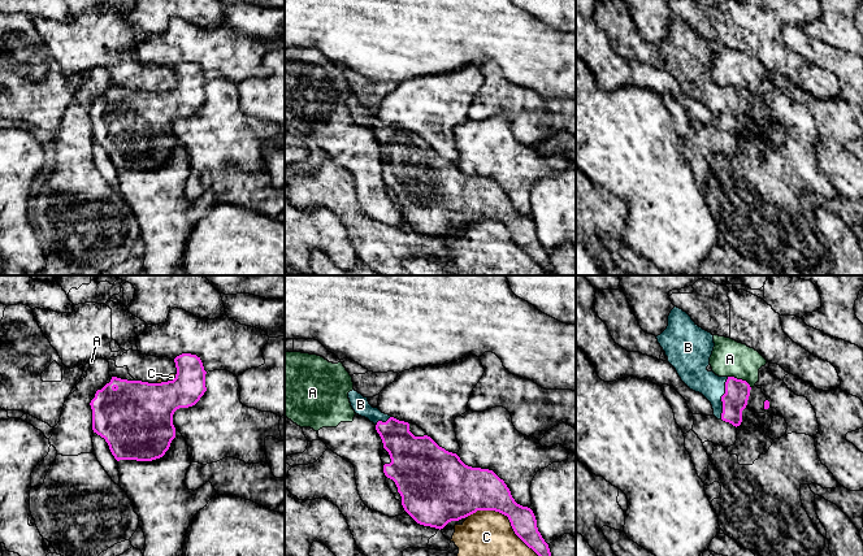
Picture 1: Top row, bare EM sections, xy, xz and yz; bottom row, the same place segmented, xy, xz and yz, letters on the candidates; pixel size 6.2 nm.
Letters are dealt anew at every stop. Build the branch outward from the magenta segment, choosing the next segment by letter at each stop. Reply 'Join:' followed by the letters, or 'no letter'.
Join: B

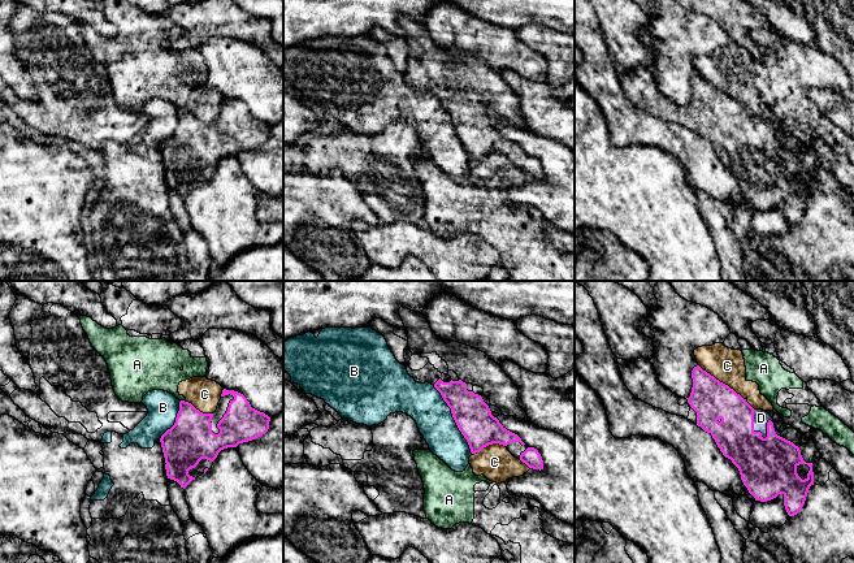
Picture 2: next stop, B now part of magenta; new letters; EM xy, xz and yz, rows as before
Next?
Join: D

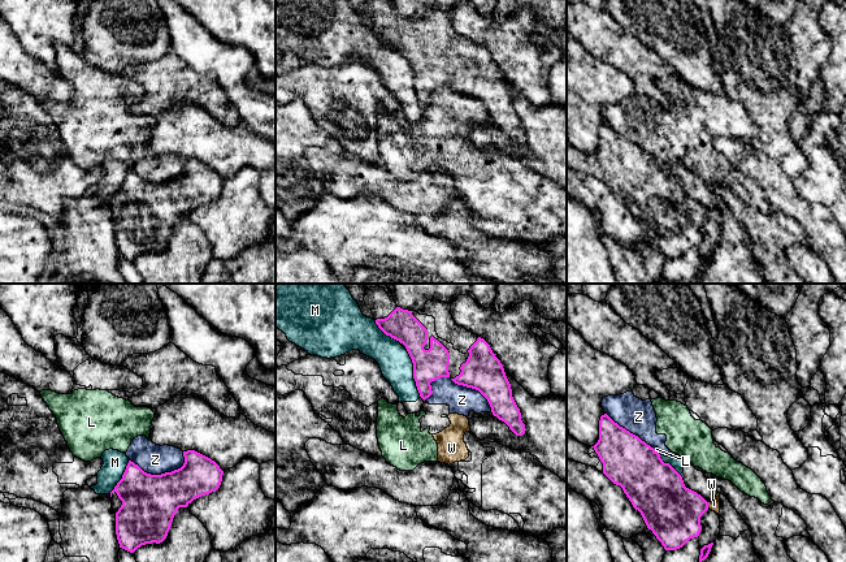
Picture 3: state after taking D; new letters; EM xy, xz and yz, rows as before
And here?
Join: no letter

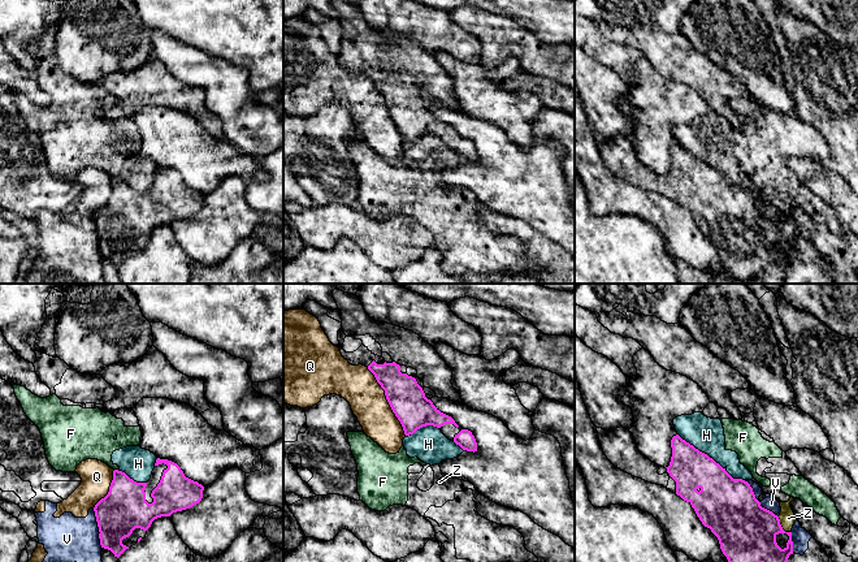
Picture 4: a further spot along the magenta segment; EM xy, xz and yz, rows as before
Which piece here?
Join: no letter

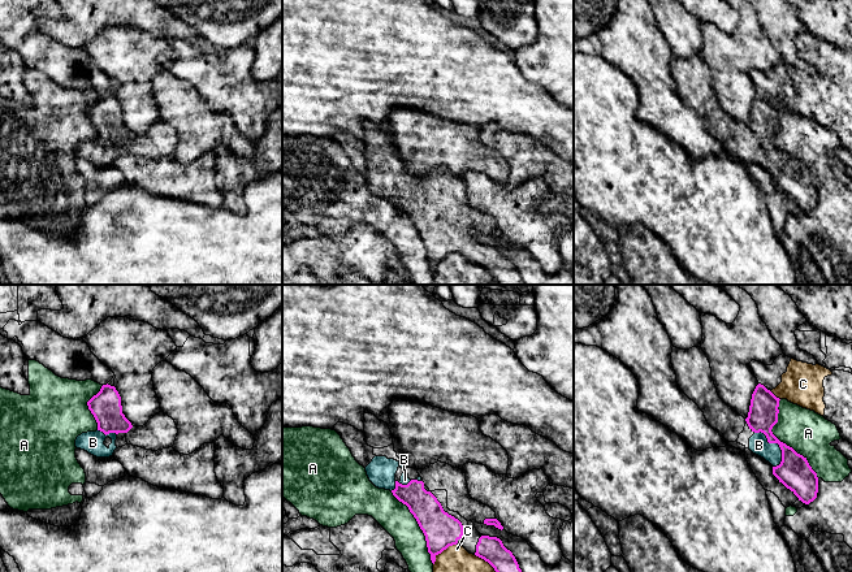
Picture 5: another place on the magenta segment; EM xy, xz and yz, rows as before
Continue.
Join: B

